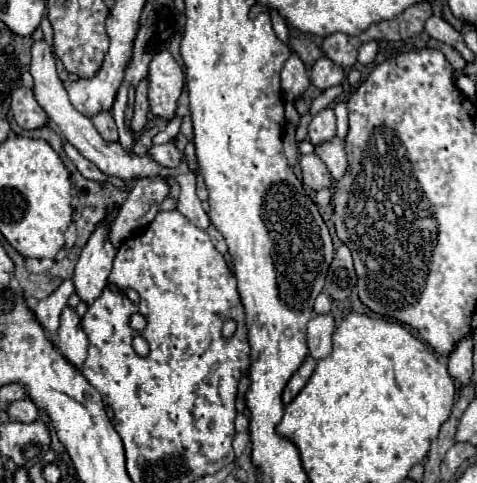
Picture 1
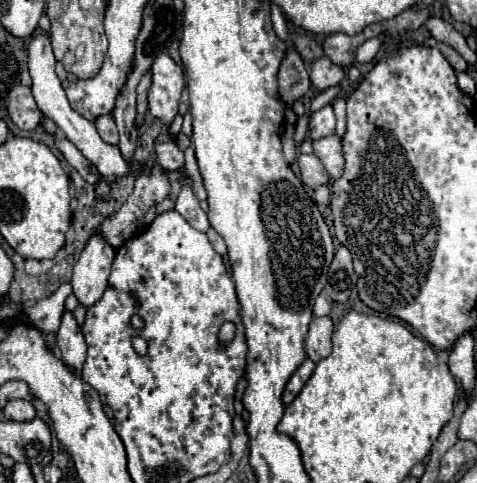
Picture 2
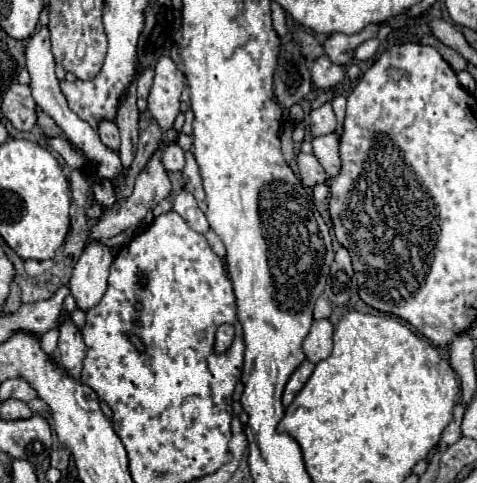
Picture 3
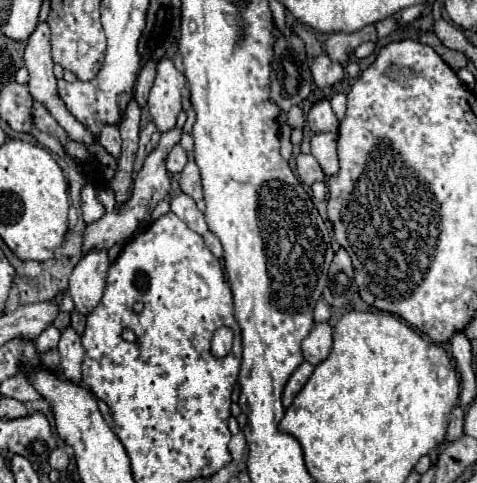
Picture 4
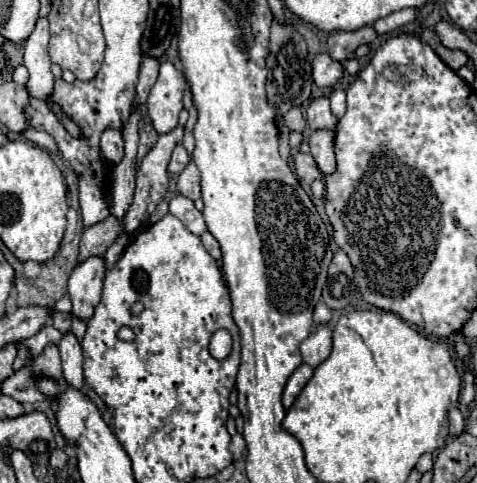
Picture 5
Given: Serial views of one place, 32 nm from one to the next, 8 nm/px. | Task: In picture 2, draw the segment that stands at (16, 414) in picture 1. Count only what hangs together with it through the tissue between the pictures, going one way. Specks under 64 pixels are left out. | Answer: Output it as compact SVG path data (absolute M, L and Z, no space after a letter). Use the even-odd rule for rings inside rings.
M10 400L4 408L4 416L8 420L18 420L18 422L30 422L36 418L36 410L32 402L28 400Z

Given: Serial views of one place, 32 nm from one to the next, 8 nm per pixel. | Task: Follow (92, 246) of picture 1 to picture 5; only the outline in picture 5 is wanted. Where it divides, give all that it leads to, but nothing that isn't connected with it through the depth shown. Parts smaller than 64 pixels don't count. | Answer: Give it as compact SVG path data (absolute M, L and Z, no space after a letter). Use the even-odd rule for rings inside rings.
M90 256L74 268L68 280L68 296L74 306L72 308L74 316L82 320L88 320L88 316L92 316L94 306L98 306L102 296L104 276L106 276L104 256Z

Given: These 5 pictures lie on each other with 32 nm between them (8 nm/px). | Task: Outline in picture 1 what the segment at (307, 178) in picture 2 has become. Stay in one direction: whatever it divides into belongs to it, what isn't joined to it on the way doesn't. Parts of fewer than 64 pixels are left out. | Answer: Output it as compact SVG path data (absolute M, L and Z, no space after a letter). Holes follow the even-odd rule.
M318 154L300 156L300 168L302 168L302 182L304 186L312 188L314 192L322 188L332 188L332 176L326 168L326 164L320 160Z

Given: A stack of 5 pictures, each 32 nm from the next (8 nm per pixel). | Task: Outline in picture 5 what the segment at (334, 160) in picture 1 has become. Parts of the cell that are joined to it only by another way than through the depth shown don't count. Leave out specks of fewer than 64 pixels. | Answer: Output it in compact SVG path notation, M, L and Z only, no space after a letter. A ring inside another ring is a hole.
M316 130L310 136L310 154L318 162L322 174L332 174L336 170L336 154L334 154L334 138L336 134L330 130Z

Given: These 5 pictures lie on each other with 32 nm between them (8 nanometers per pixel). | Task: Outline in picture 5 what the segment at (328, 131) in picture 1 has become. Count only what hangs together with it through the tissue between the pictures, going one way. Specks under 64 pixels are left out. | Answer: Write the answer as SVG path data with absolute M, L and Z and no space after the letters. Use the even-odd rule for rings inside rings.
M316 98L310 102L308 110L306 110L306 122L312 130L334 130L338 124L338 118L330 112L330 102L328 98Z

